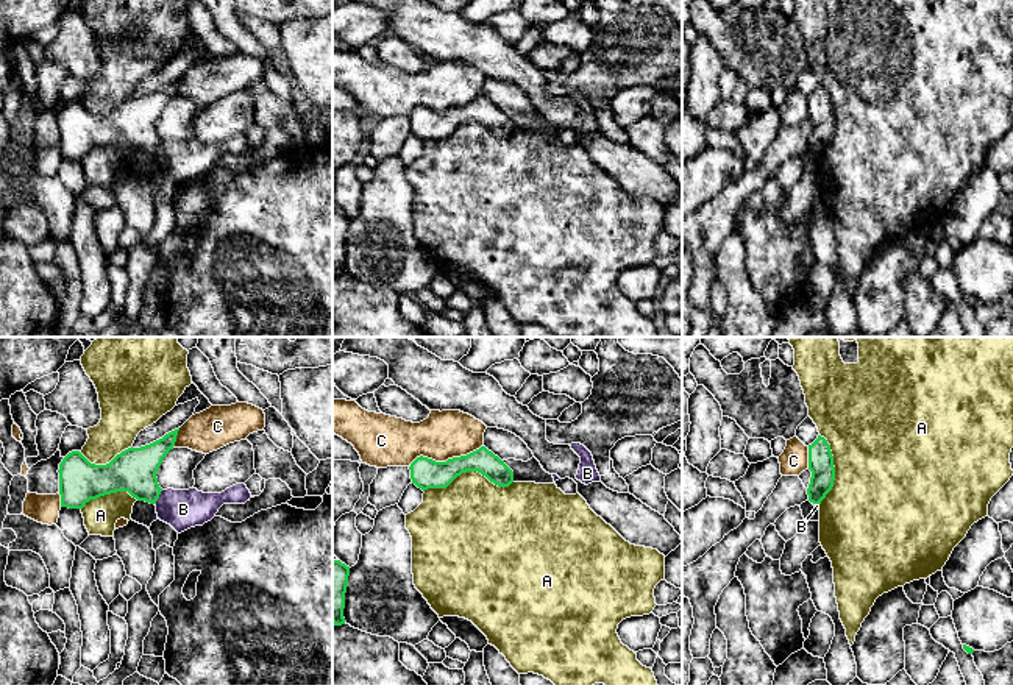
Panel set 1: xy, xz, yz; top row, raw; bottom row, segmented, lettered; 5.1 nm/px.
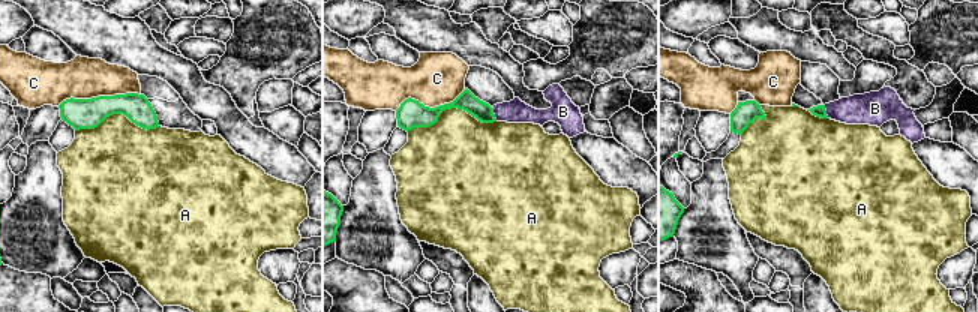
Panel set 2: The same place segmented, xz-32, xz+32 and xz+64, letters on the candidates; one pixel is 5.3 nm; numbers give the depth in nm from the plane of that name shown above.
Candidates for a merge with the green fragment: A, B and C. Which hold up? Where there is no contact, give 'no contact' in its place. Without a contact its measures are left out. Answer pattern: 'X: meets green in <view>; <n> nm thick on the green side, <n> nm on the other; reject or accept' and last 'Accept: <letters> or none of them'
A: meets green in xz; 160 nm thick on the green side, 420 nm on the other; reject
B: meets green in xy; 220 nm thick on the green side, 200 nm on the other; reject
C: meets green in xz; 160 nm thick on the green side, 240 nm on the other; reject
Accept: none of them

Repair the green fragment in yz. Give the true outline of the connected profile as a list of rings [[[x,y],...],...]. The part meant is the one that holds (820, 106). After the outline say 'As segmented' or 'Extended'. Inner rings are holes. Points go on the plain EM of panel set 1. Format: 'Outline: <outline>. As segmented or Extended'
Outline: [[[821,86],[809,95],[809,120],[812,122],[807,139],[809,151],[821,154],[832,140],[835,131],[835,117],[830,95]]]. As segmented

